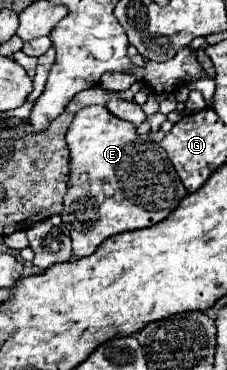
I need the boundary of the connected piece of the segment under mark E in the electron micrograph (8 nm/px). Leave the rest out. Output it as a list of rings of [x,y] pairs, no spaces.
[[[104,106],[82,108],[68,128],[66,144],[70,150],[70,184],[64,196],[62,224],[70,230],[74,250],[72,258],[90,256],[106,238],[114,234],[158,224],[160,220],[170,216],[182,202],[182,198],[188,194],[184,184],[178,184],[180,178],[172,162],[168,160],[164,148],[156,144],[150,136],[140,136],[132,122],[110,116]]]

